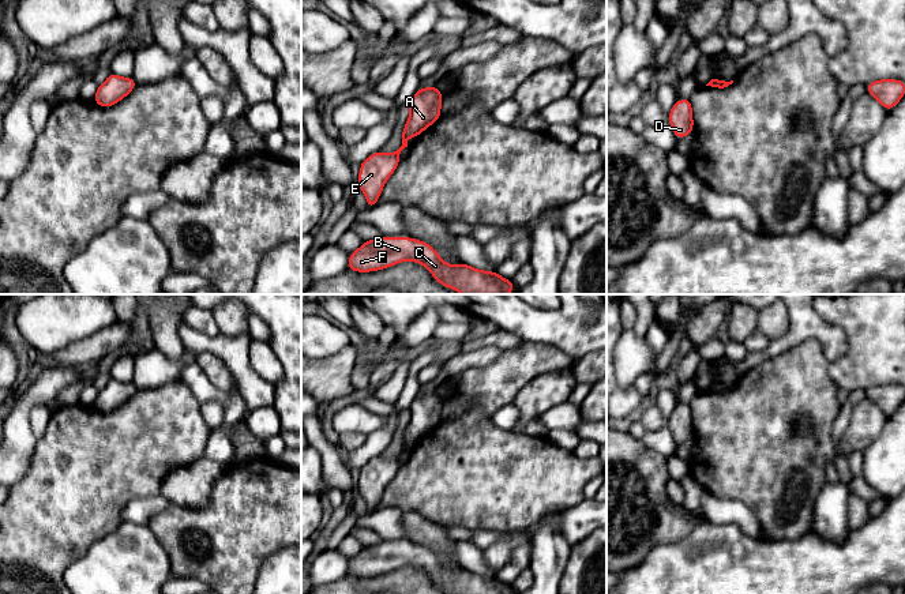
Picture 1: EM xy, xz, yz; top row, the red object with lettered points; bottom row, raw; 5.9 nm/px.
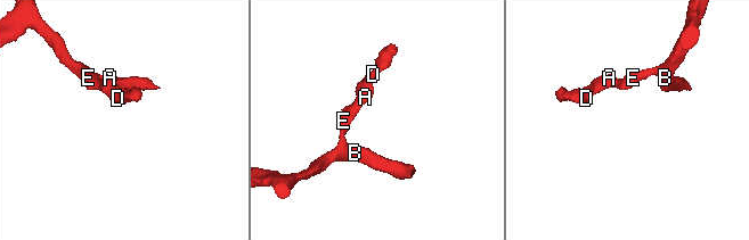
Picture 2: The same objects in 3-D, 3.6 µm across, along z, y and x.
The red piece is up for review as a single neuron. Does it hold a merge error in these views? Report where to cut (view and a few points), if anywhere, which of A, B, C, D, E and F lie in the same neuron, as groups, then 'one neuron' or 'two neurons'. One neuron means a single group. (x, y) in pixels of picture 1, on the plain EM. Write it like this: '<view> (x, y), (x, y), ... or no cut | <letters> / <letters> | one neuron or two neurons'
no cut | A B C D E F | one neuron

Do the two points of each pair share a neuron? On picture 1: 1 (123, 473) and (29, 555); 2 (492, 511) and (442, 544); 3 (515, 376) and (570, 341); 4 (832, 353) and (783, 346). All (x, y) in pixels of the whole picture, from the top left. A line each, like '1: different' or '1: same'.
1: same
2: different
3: different
4: same

